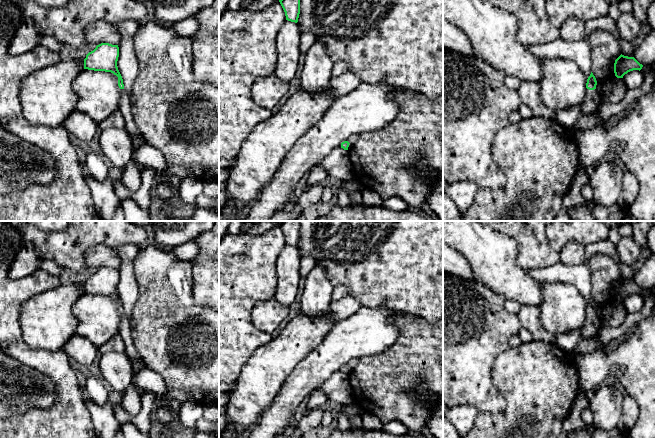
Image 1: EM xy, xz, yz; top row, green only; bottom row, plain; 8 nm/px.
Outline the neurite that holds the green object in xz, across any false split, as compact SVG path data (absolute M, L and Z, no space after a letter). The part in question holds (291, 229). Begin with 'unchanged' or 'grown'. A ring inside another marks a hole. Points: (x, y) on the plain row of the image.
unchanged; M283 221L279 224L286 240L286 244L298 246L300 238L300 223L298 221Z

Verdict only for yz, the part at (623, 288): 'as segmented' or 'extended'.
as segmented

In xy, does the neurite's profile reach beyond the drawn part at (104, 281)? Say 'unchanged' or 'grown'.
grown

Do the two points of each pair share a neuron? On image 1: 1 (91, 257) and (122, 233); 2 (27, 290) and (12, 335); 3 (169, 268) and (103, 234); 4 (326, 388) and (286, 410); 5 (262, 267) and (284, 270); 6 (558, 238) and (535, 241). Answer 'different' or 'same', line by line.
1: different
2: same
3: different
4: different
5: different
6: different

